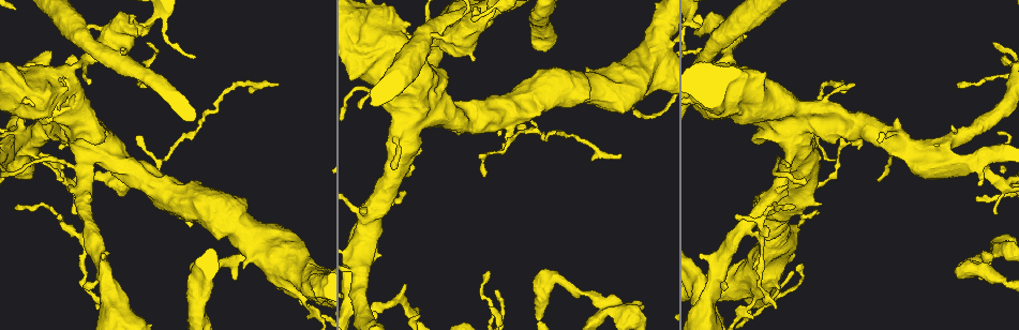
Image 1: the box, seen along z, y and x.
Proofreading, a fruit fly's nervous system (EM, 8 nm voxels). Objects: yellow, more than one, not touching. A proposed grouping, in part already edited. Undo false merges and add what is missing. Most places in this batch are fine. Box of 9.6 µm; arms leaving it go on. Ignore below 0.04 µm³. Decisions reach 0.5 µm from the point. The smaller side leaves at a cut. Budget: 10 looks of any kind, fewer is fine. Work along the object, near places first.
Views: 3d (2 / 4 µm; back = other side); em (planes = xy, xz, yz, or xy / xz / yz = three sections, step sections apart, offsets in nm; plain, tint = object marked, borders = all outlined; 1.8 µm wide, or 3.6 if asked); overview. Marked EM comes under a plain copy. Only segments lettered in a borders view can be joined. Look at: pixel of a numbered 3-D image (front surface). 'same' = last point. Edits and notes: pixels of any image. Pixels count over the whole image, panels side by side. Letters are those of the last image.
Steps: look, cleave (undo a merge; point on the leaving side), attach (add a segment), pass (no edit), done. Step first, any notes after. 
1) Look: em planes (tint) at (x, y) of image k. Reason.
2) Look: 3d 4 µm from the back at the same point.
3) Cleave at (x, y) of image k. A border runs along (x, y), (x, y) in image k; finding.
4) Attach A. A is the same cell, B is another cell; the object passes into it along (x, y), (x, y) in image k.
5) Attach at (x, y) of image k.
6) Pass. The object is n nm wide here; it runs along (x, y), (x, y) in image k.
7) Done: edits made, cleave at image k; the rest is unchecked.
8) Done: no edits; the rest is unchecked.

Look: em 3.6 µm xy step 16 (tint) at (96, 48) of image 1. Narrows sharply.

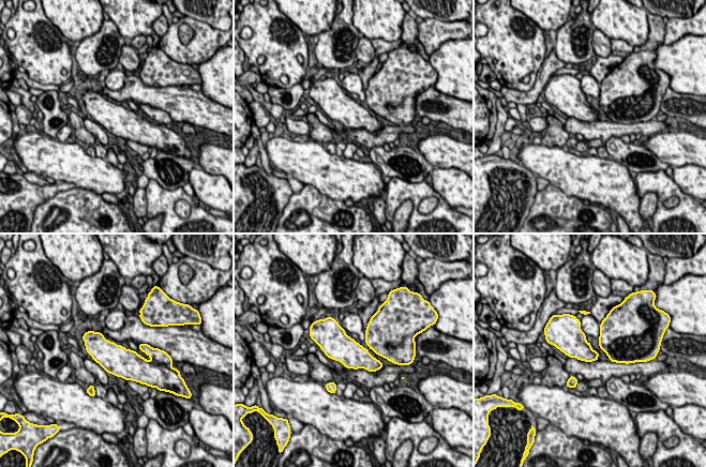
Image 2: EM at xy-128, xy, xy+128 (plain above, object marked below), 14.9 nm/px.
Look: em 3.6 µm planes (borders) at the same point. Cut it another way.

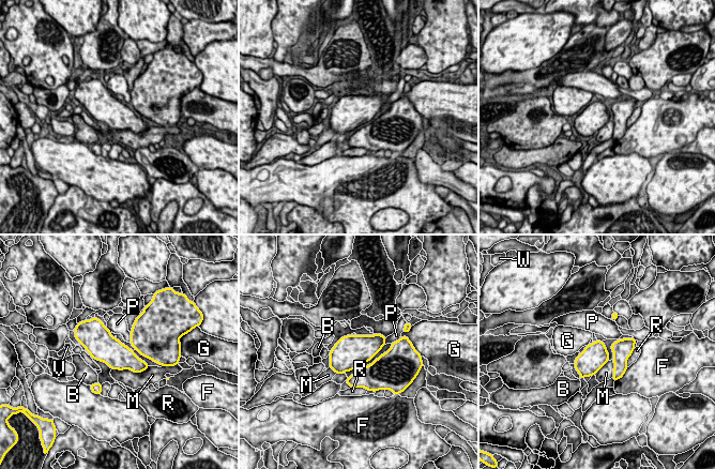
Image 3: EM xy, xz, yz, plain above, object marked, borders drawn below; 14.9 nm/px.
Pass. The object is 380 nm wide here; B, F, G, M, P, R, V and W are other cells; continuous, no second neuron.

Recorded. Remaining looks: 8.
Look: em 3.6 µm planes (tint) at (79, 120) of image 1. Abrupt turn.

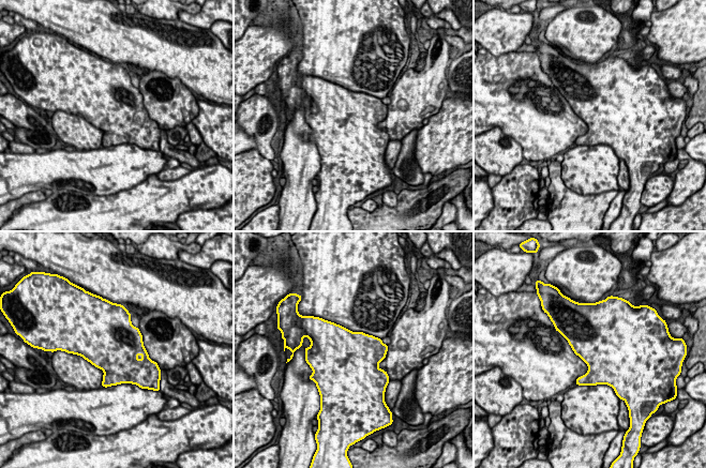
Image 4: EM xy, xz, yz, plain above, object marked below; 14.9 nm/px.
Look: em 3.6 µm planes (borders) at the same point. See the neighbours.

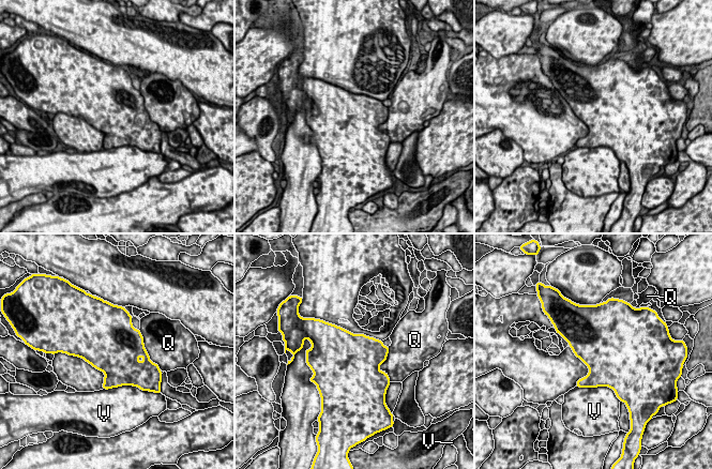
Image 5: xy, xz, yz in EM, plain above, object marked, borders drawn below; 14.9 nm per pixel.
Pass. The longest contact is with Q, 500 nm; Q and V are other cells; a border runs along (138, 330), (151, 361) in image 5; all the same neuron.

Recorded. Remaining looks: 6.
Look: 3d 2 µm at (234, 278) of image 1. An open end.

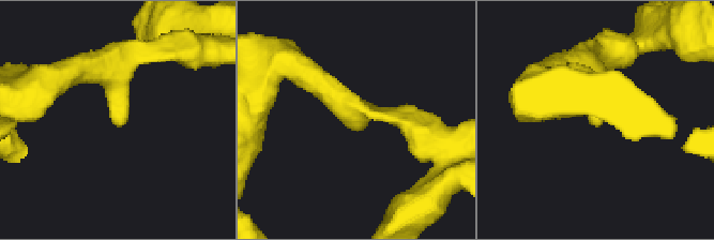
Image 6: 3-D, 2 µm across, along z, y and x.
Look: em xz step 4 (borders) at (121, 125) of image 6. Need the tissue.

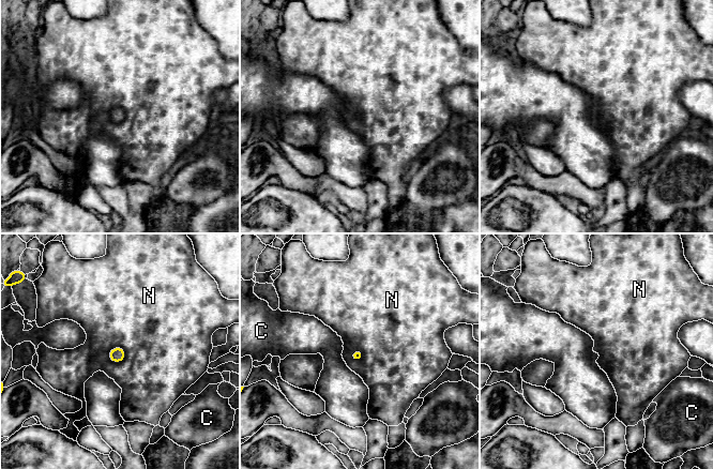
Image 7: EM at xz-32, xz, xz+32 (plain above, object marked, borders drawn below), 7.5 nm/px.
Look: em planes (borders) at the same point.

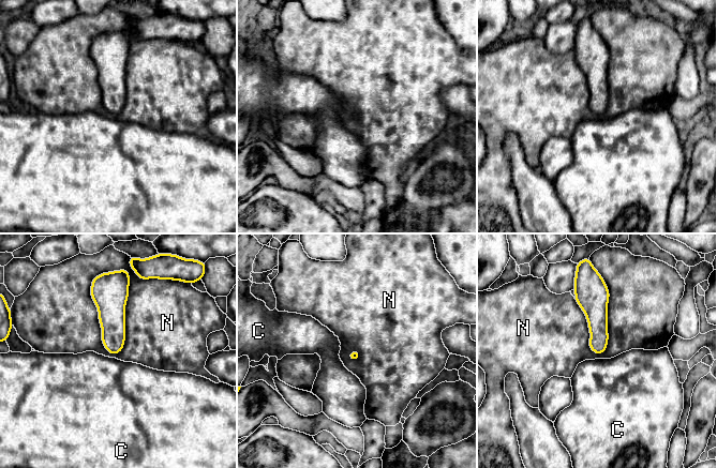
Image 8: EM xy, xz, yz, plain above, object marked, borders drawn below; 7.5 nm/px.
Pass. C and N are other cells; a border runs along (130, 281), (125, 341), (113, 356) in image 8; no lettered segment goes on from it.

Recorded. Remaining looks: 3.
Look: 3d 4 µm at (309, 304) of image 1. An open end.

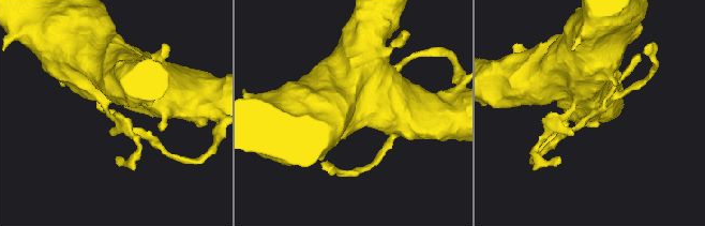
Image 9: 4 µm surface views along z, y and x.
Look: em 3.6 µm planes (borders) at (109, 109) of image 9.

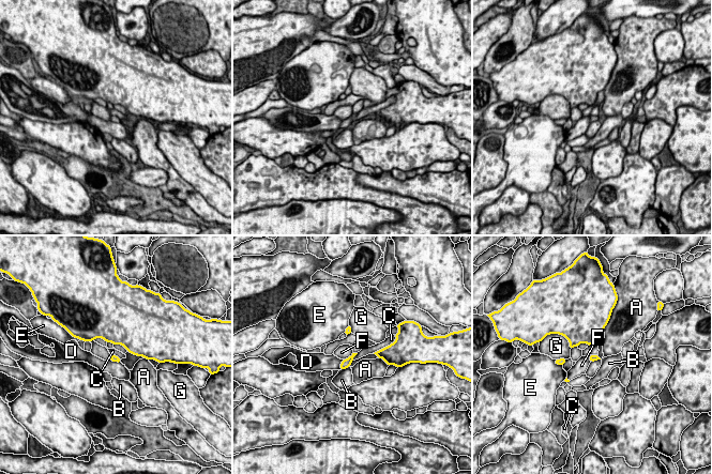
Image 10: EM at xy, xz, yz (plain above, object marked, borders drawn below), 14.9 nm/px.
Pass. A, B, C, D, E, F and G are other cells; a border runs along (388, 345), (374, 353) in image 10; no lettered segment goes on from it.

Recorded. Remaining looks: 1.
Done: no edits; the rest is unchecked.

